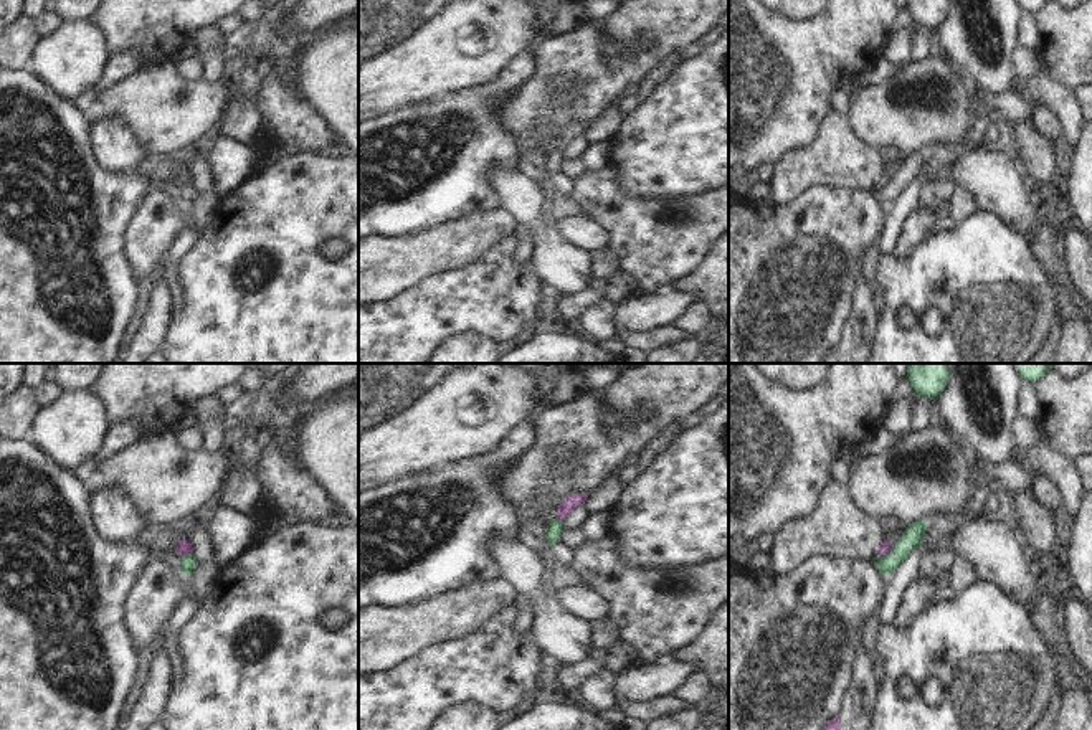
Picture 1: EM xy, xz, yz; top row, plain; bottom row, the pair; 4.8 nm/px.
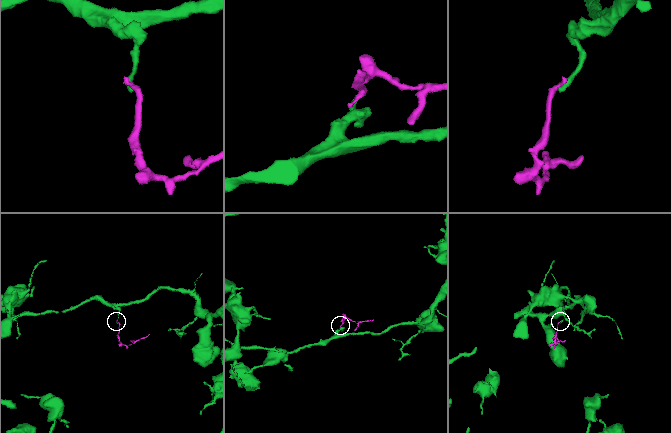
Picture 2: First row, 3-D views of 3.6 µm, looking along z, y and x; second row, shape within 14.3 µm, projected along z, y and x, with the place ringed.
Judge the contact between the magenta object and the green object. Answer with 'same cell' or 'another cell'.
same cell

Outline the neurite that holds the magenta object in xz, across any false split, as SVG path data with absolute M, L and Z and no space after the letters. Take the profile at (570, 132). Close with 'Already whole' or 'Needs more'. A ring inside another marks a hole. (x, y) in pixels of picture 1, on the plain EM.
M572 124L563 129L563 132L555 140L555 149L548 154L545 172L547 175L560 172L560 165L563 162L563 149L578 135L583 135L583 132L588 127L585 124Z. Needs more.

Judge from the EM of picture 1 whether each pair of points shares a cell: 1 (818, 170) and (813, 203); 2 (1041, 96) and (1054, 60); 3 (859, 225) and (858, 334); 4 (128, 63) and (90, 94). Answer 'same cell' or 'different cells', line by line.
1: different cells
2: different cells
3: different cells
4: same cell

